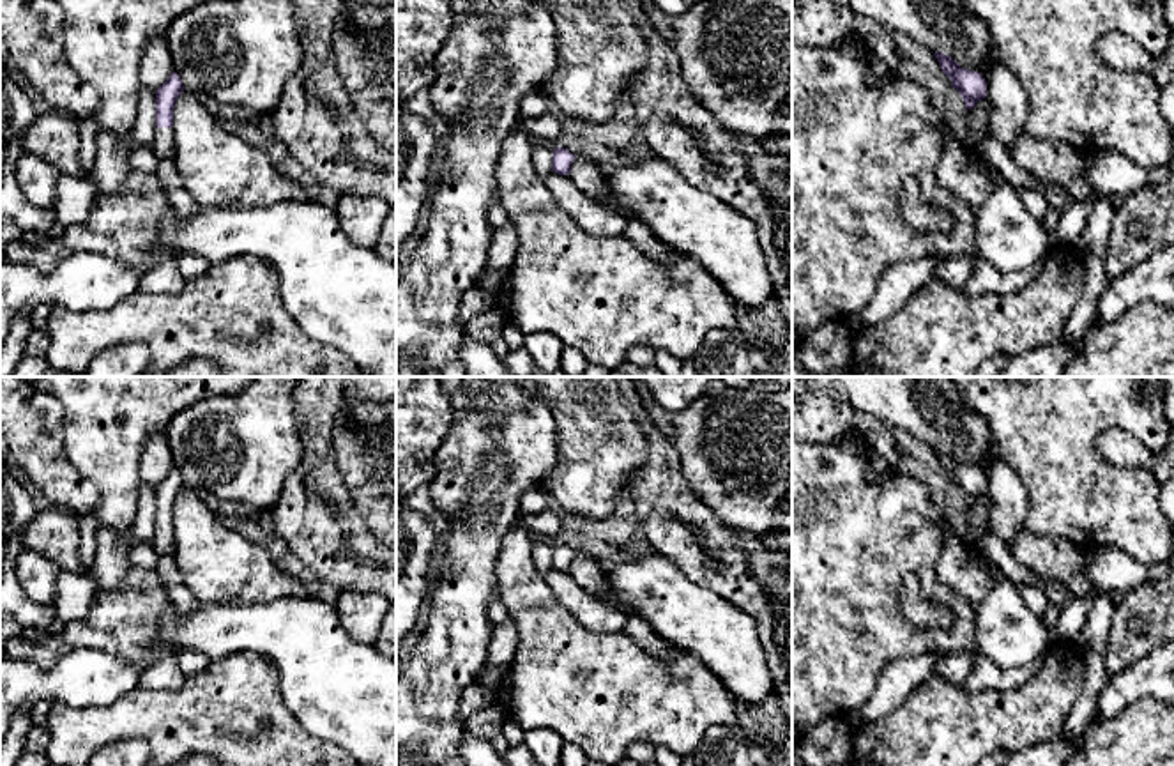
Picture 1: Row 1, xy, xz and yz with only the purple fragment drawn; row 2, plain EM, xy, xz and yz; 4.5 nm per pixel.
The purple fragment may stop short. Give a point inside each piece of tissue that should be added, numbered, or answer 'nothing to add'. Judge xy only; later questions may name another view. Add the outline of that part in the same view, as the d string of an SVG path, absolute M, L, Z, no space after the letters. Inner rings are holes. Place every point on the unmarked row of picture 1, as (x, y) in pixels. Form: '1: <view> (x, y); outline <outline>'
1: xy (163, 543); outline M156 524L156 536L152 541L157 555L173 555L175 552L175 531L172 524Z

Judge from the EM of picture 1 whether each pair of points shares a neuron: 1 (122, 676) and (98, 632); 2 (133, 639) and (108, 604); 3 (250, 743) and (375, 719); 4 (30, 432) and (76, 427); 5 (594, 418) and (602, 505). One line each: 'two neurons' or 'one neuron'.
1: two neurons
2: one neuron
3: two neurons
4: two neurons
5: one neuron

